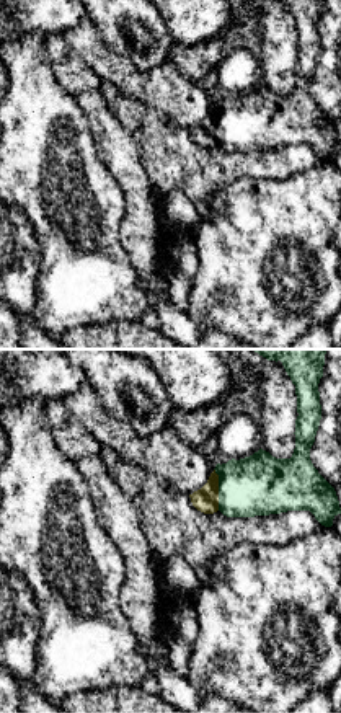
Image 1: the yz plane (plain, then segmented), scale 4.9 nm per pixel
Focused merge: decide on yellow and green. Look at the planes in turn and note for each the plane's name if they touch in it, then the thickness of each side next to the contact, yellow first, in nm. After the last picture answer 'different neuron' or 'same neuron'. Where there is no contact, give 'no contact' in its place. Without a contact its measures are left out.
yz | 130/300 nm

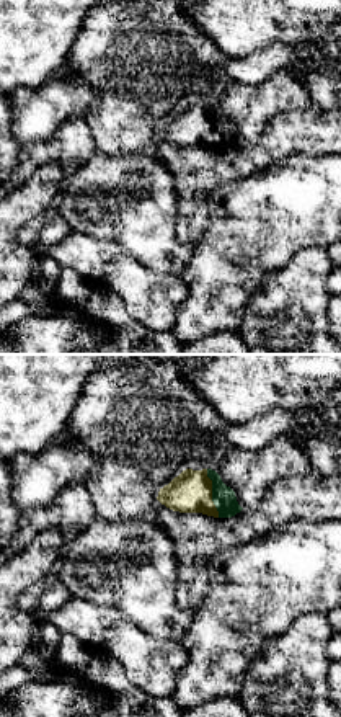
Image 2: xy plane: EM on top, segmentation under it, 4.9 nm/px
xy | 200/120 nm

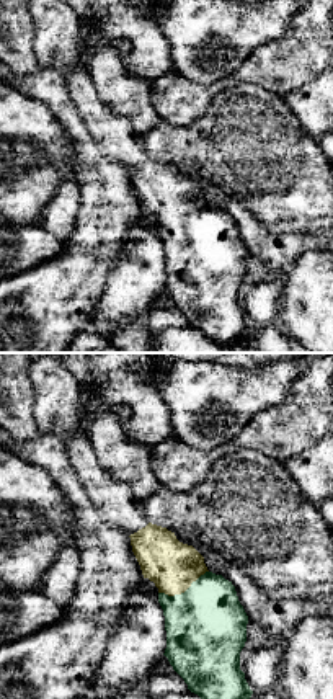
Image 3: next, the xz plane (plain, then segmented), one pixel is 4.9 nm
xz | 240/400 nm

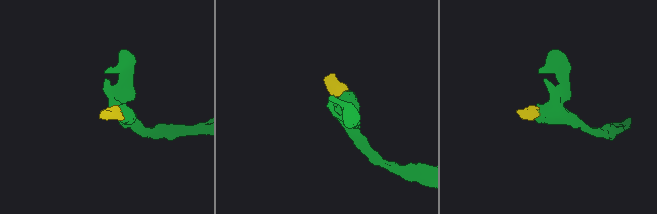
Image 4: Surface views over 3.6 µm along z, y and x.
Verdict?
same neuron

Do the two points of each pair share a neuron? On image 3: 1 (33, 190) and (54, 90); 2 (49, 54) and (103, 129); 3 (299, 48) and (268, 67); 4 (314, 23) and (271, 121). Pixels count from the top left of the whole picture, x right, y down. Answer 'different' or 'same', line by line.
1: different
2: same
3: same
4: different

